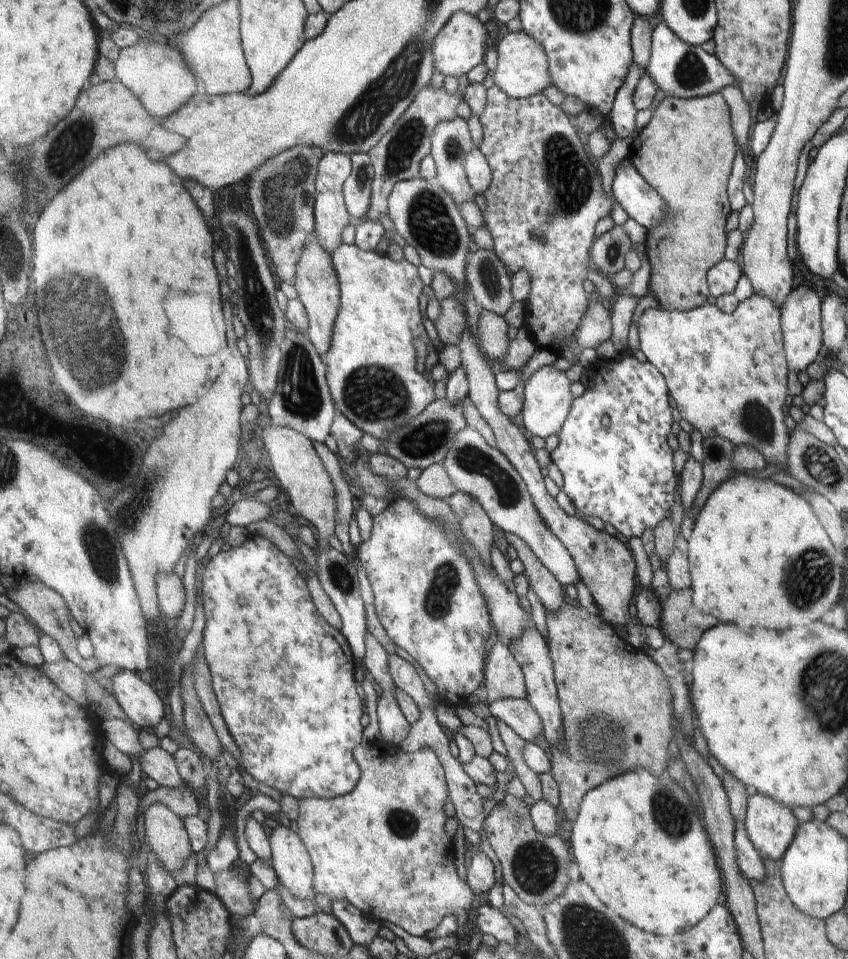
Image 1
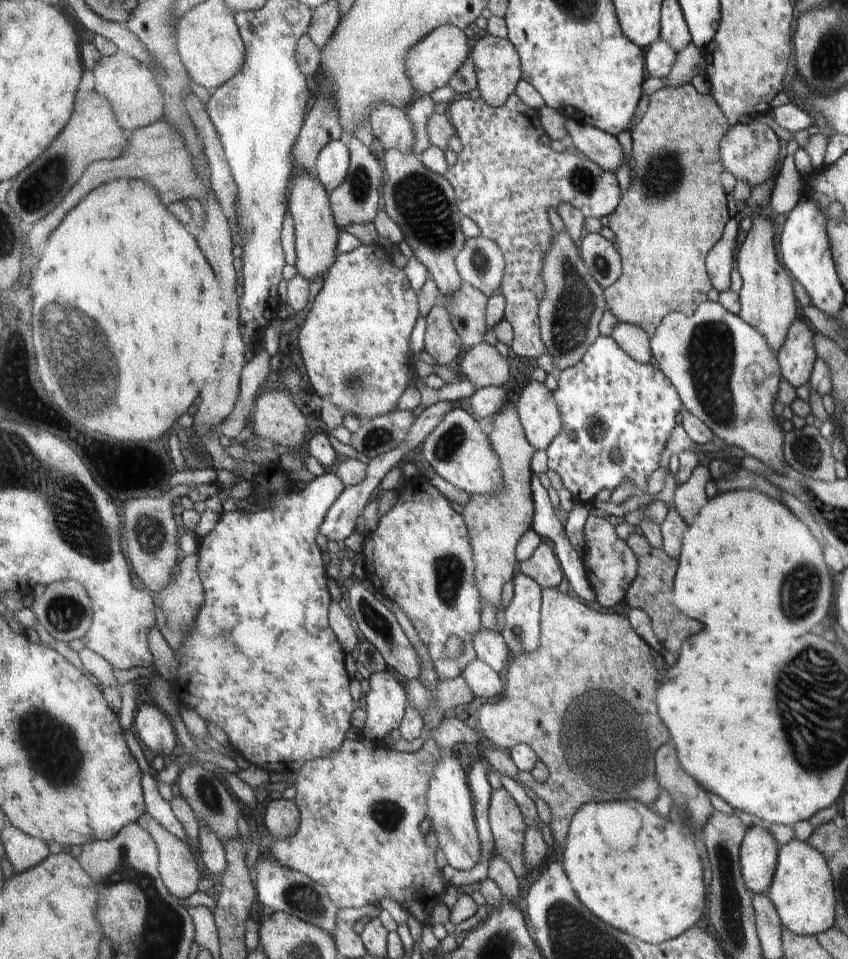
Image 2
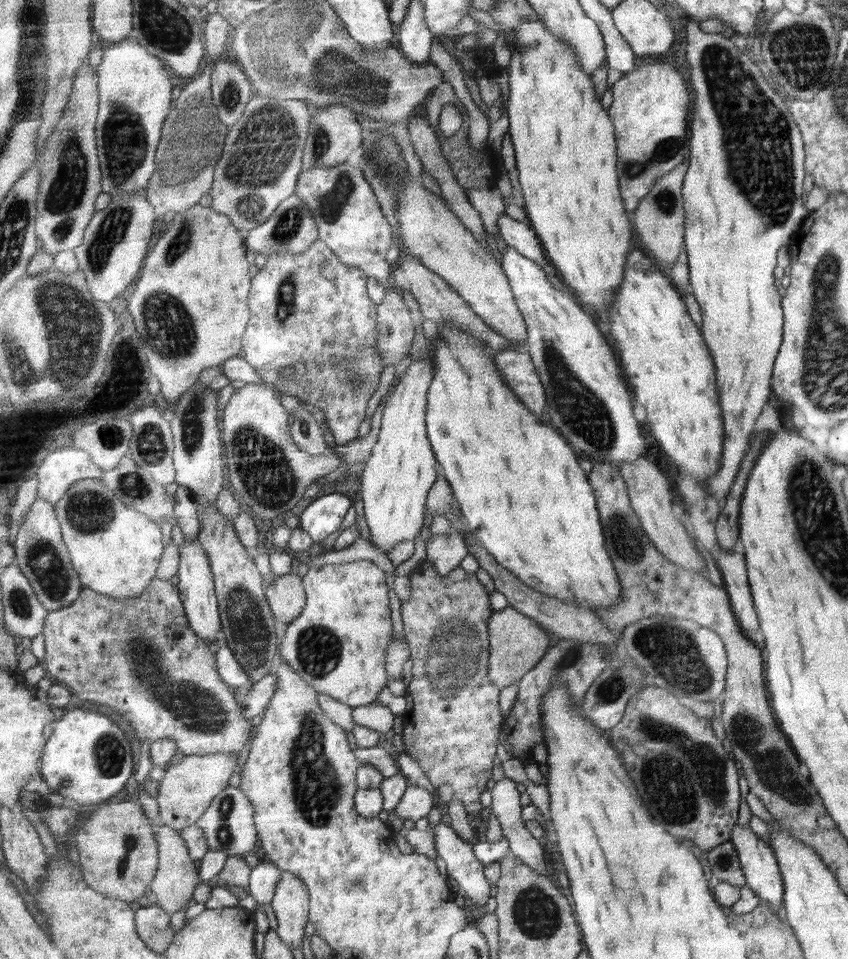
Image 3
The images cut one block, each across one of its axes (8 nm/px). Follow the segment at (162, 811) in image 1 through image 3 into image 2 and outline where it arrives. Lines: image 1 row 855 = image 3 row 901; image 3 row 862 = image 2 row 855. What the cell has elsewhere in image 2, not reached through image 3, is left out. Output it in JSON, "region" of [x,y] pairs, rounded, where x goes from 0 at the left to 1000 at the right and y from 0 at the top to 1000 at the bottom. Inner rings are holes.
{"region":[[[172,843],[167,853],[186,881],[189,912],[197,926],[212,937],[228,934],[241,923],[223,880],[199,868]]]}

